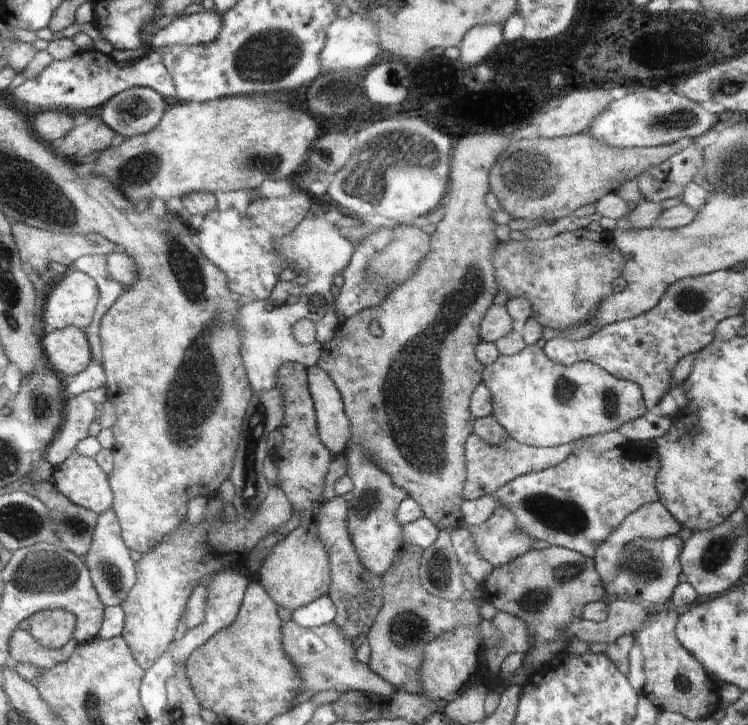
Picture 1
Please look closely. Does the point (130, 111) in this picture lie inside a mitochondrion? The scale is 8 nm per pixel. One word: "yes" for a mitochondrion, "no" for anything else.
no

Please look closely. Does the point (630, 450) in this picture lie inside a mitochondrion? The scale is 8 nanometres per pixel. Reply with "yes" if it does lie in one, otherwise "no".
no

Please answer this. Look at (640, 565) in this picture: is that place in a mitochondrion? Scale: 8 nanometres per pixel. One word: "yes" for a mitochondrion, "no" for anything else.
yes

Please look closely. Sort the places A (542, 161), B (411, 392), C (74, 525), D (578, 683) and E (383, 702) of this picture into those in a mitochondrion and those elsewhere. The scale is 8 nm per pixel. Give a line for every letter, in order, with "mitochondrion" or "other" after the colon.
A: mitochondrion
B: mitochondrion
C: mitochondrion
D: other
E: other

